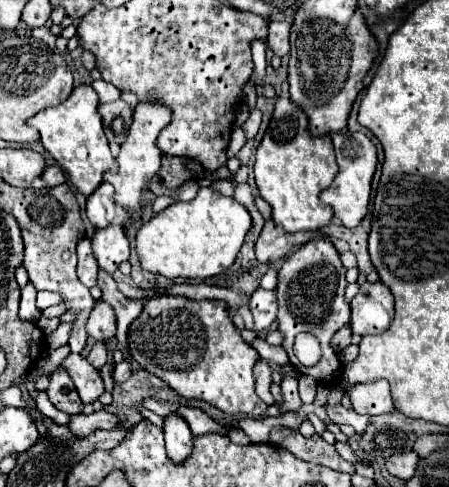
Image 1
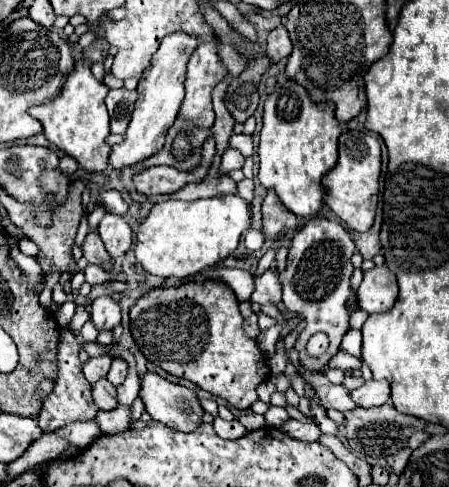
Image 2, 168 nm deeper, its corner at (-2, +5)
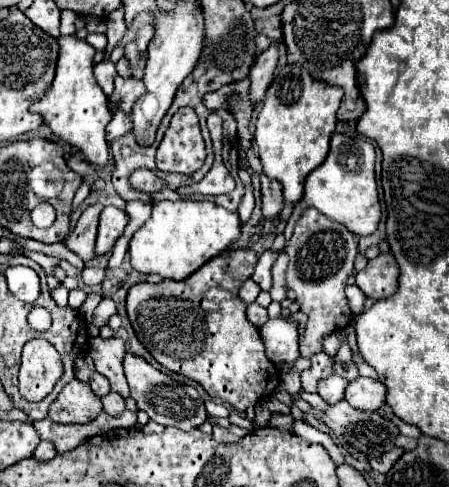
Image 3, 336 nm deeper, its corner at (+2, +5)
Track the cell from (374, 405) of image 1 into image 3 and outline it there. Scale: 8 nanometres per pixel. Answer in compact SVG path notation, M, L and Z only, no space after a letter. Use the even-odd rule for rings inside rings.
M360 376L346 386L346 400L360 410L380 410L386 402L386 386L380 380Z

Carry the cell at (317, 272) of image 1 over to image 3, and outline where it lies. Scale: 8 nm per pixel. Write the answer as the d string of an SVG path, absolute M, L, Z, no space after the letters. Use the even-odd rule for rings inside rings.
M308 208L294 226L292 240L286 246L286 254L290 256L286 270L286 286L296 292L296 302L300 304L300 310L308 316L306 332L300 342L300 356L310 358L322 352L324 336L342 330L350 324L350 306L344 288L354 268L358 246L354 234L348 232L346 226L326 218L316 208Z

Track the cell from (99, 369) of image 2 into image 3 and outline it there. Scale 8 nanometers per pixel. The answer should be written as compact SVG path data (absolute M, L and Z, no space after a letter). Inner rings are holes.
M94 372L92 376L90 376L90 388L94 390L94 394L96 396L104 396L104 394L108 394L110 392L110 384L108 384L108 378L104 378L100 372Z

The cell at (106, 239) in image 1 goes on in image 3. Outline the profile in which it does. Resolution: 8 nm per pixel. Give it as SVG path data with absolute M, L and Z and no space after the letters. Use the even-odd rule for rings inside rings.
M106 206L100 214L100 226L98 226L98 240L96 240L96 256L106 254L114 248L116 240L122 236L124 228L128 224L128 214L114 208Z

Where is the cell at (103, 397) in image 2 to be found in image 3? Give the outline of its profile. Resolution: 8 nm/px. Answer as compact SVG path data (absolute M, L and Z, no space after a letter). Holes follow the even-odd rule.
M108 392L102 398L102 404L104 404L104 412L108 412L110 416L120 416L124 412L124 398L116 392Z

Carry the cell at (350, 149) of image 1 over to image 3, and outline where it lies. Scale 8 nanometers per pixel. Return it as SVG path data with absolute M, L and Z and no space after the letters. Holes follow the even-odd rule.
M334 134L330 142L330 154L326 160L310 172L304 186L304 198L296 208L314 206L330 220L344 224L350 232L368 236L378 228L380 202L374 178L374 146L366 138L352 138L348 134Z

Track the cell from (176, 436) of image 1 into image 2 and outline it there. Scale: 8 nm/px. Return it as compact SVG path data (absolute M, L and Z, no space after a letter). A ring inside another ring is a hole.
M146 372L140 380L138 396L152 420L160 420L174 430L192 432L202 424L204 410L200 400L194 390L182 384L168 382L158 374Z

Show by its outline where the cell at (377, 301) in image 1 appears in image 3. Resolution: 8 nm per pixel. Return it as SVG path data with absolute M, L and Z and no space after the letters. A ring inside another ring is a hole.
M380 254L356 274L356 286L374 302L390 298L398 288L398 264L392 254Z

